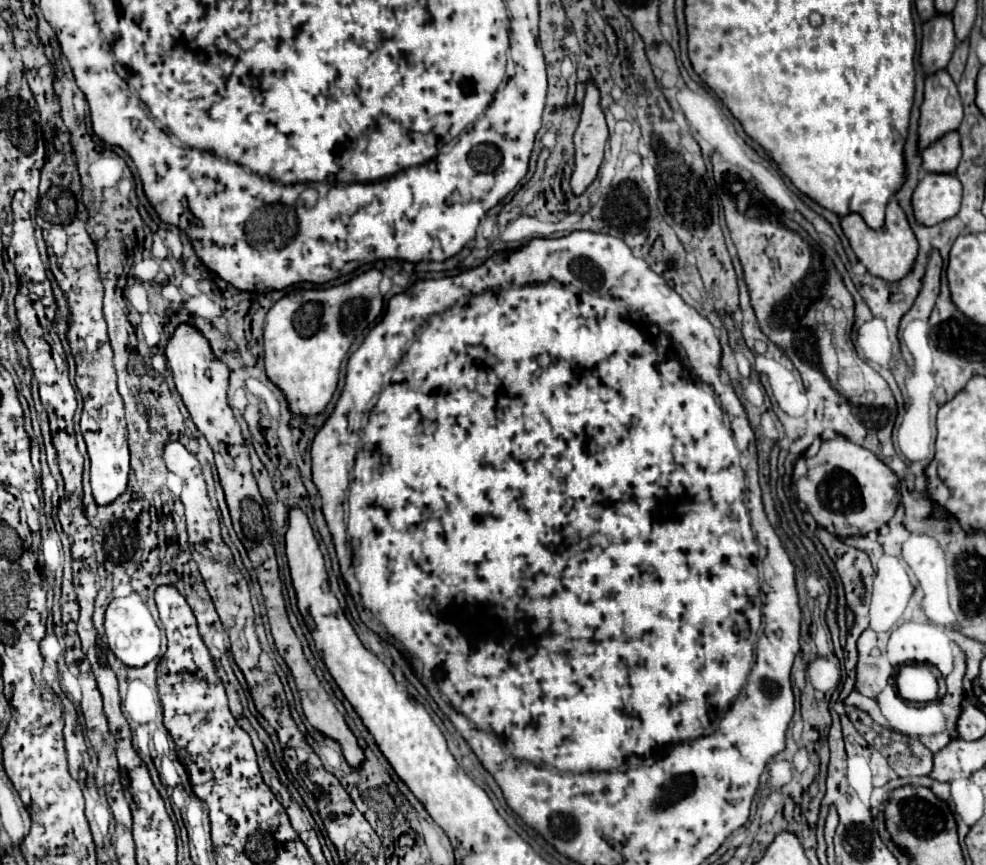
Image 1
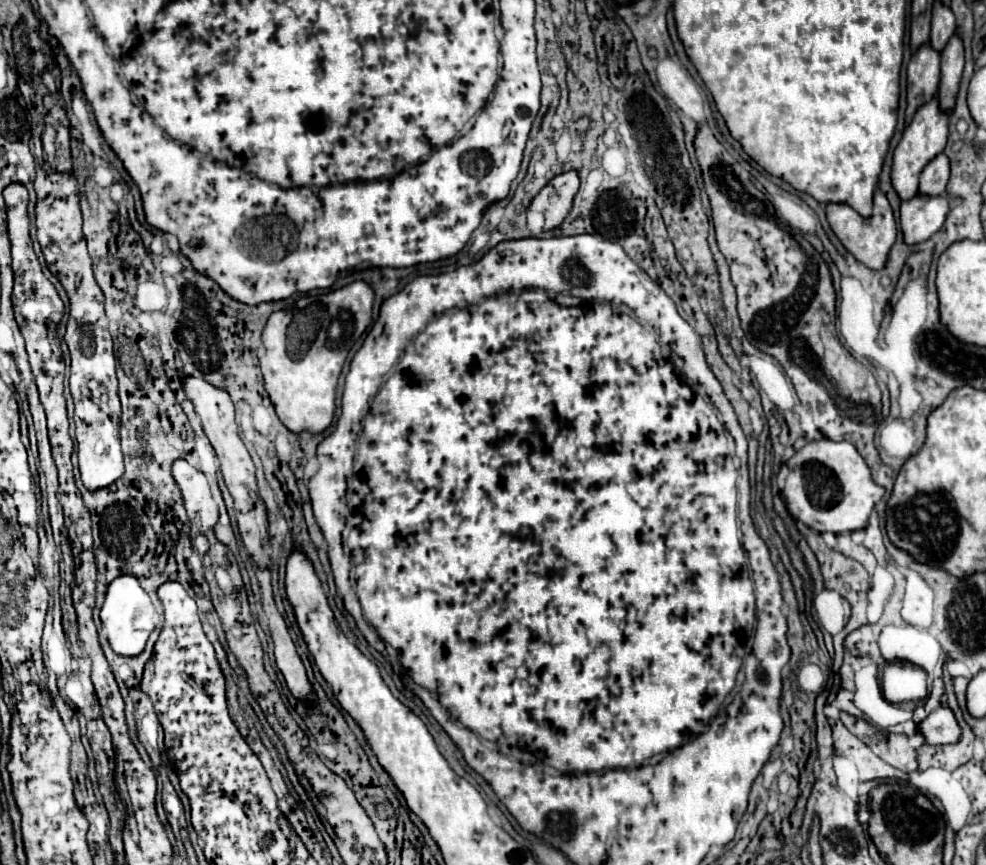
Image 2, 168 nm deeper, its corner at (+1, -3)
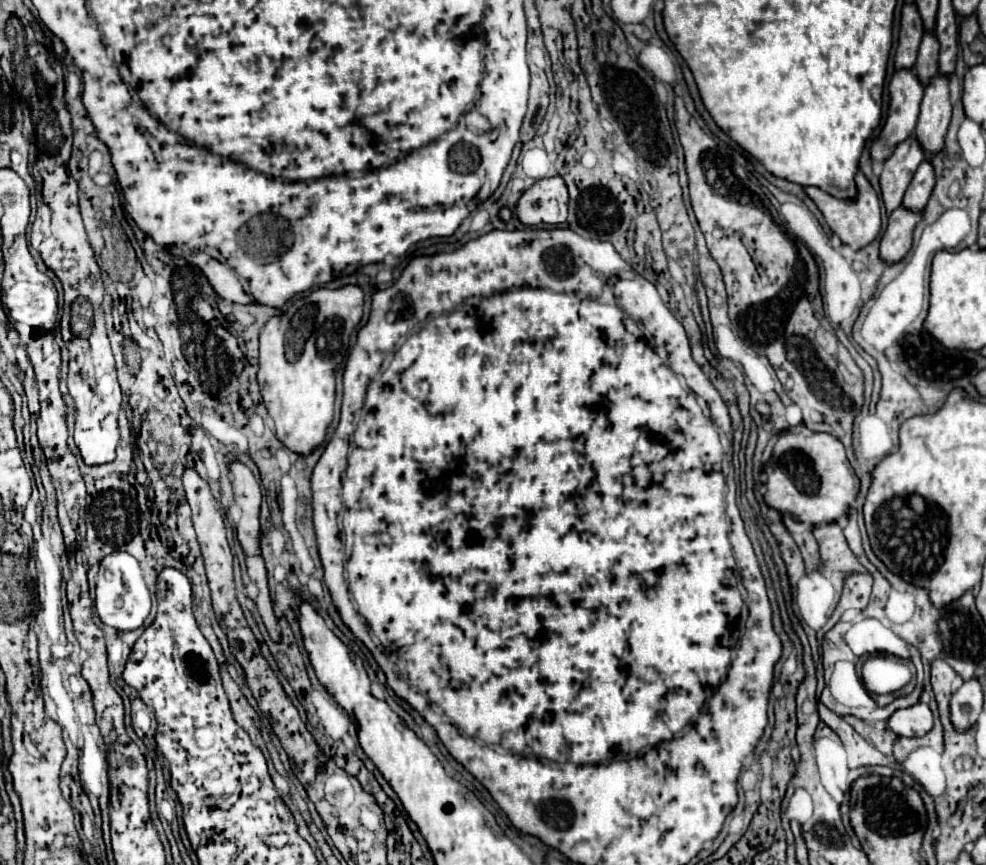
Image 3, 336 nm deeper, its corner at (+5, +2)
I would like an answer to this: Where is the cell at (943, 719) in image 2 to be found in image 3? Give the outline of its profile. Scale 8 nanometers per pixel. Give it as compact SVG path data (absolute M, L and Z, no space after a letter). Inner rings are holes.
M917 703L895 711L887 723L901 737L923 737L933 729L933 711L925 703Z

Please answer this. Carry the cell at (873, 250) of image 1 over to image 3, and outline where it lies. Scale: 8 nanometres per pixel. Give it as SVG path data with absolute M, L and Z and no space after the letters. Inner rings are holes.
M859 171L855 175L857 181L857 197L855 199L835 199L829 193L817 189L817 187L807 187L807 195L815 201L815 205L819 207L819 211L823 213L827 225L831 227L831 231L849 247L853 247L855 251L867 247L869 243L873 243L879 233L881 233L881 205L879 205L879 197L875 193L875 189L871 187L871 183L867 181L867 177Z

